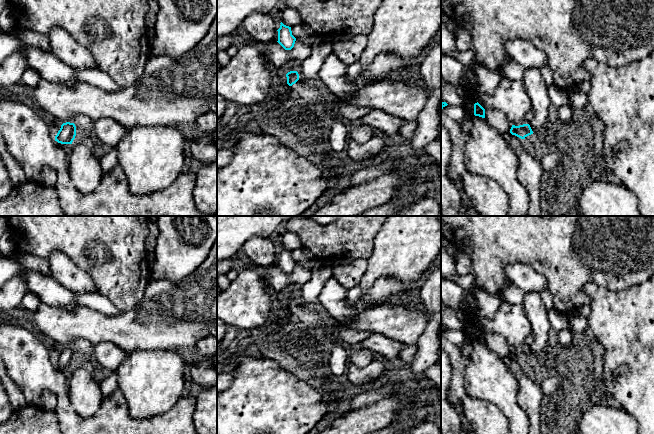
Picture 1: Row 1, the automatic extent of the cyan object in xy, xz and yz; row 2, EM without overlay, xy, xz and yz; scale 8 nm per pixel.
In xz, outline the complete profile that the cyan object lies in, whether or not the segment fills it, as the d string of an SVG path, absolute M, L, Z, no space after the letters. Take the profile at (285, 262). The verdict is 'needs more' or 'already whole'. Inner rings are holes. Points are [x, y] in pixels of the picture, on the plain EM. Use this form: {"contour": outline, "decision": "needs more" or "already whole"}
{"contour": "M280 247L278 255L278 267L285 273L291 274L294 271L296 262L292 259L291 251Z", "decision": "already whole"}

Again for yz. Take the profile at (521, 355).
{"contour": "M526 292L522 306L531 324L535 339L529 348L512 349L510 357L521 363L525 363L547 346L552 326L548 318L548 309L545 307L540 293Z", "decision": "needs more"}

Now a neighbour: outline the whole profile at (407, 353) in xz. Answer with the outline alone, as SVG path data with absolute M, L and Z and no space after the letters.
M402 343L399 358L409 366L414 361L416 353L417 347L415 345L407 345Z

